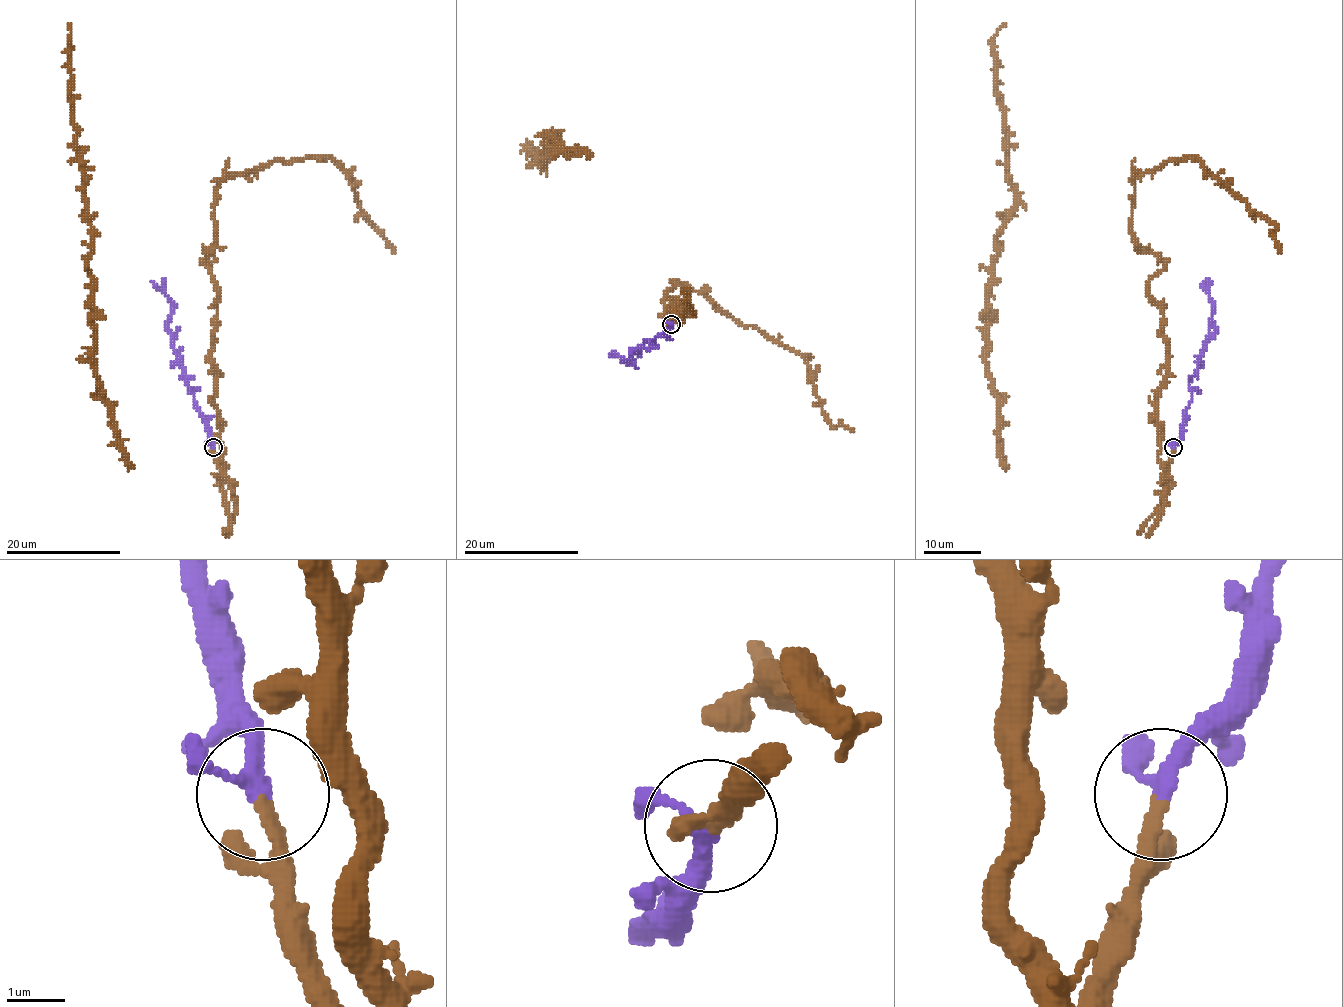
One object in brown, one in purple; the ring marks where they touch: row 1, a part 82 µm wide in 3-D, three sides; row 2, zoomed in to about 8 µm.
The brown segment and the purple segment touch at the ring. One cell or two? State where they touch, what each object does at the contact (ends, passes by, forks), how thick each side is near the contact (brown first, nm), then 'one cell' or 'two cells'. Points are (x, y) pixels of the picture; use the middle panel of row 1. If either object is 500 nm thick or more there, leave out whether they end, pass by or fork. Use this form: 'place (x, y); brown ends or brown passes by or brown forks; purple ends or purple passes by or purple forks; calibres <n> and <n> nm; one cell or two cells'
place (671, 324); brown ends; purple passes by; calibres 220 and 240 nm; one cell

